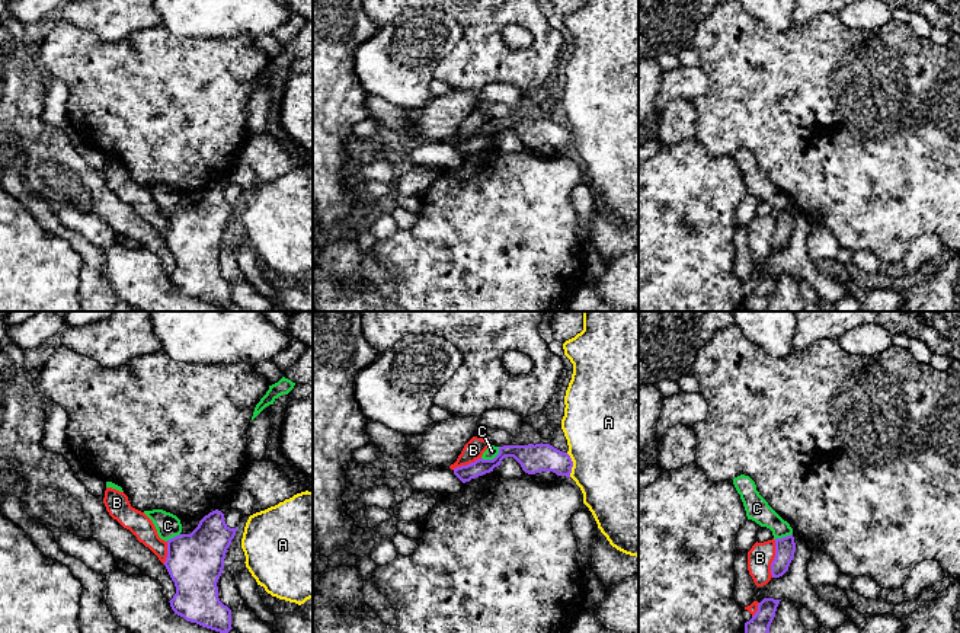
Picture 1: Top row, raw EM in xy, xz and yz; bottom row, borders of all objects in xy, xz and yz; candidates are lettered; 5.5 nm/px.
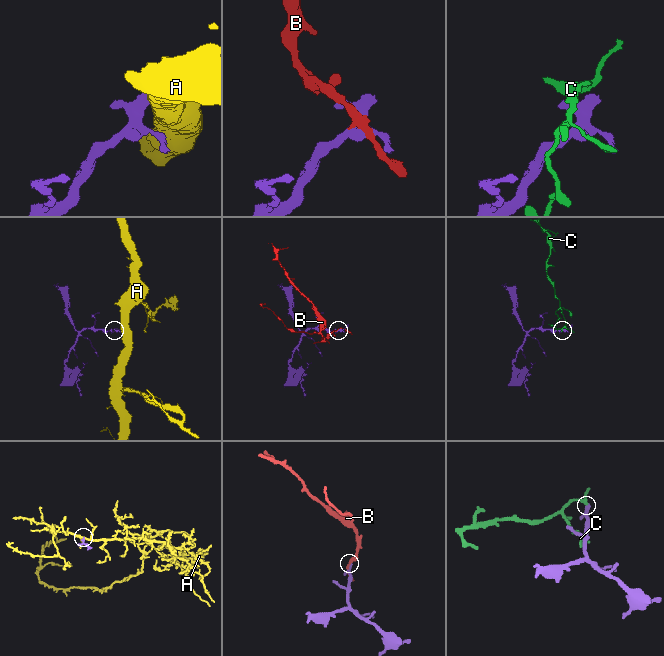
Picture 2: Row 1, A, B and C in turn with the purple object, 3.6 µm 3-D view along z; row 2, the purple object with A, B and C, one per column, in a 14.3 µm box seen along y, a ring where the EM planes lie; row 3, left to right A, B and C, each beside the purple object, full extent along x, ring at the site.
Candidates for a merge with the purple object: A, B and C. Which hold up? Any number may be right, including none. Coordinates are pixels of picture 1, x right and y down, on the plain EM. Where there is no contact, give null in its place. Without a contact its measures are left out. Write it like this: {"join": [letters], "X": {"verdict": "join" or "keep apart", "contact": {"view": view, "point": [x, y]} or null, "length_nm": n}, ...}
{"join": [], "A": {"verdict": "keep apart", "contact": {"view": "xz", "point": [572, 138]}, "length_nm": 140}, "B": {"verdict": "keep apart", "contact": {"view": "yz", "point": [774, 233]}, "length_nm": 200}, "C": {"verdict": "keep apart", "contact": {"view": "xz", "point": [493, 133]}, "length_nm": 120}}

